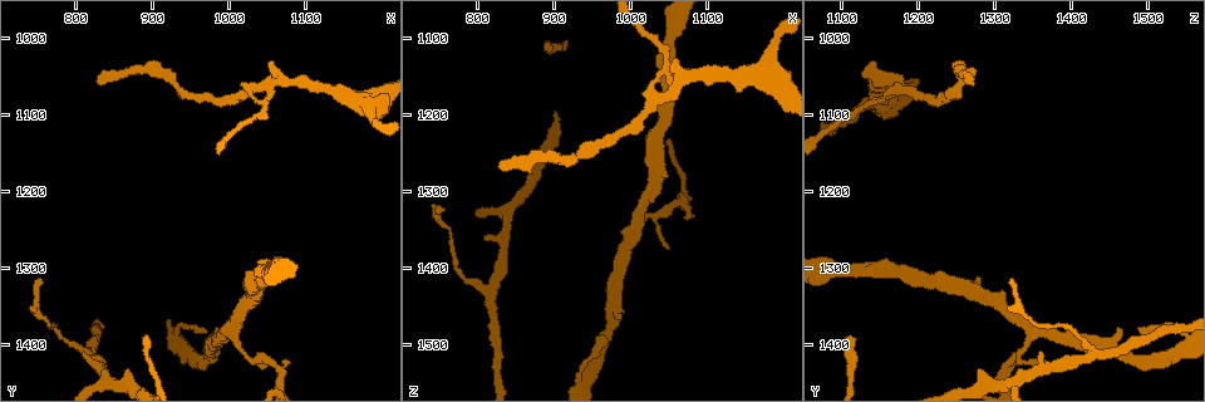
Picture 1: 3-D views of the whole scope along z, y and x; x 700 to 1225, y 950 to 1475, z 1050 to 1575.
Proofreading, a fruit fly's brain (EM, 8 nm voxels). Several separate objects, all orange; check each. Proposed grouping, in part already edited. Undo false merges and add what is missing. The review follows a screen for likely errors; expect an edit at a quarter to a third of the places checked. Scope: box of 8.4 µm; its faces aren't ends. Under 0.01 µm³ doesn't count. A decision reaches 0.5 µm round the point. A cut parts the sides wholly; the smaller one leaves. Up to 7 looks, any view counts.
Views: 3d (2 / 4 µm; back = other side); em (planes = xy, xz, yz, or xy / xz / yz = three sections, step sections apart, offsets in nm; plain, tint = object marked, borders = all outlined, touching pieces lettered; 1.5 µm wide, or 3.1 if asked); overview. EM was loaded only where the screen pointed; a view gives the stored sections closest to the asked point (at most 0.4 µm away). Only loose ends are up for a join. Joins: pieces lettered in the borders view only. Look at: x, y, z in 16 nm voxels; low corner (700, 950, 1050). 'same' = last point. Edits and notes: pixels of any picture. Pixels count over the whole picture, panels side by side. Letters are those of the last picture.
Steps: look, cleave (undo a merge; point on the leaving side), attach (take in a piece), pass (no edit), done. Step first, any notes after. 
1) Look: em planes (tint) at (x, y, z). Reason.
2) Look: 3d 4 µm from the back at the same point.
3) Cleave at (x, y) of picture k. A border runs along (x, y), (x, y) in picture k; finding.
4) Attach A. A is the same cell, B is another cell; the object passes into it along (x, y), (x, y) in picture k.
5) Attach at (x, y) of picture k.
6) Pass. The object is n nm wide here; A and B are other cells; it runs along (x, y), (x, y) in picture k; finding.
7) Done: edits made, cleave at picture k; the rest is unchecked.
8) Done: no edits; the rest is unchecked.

Look: 3d 2 µm at (1050, 1060, 1175). Four or more arms meet.

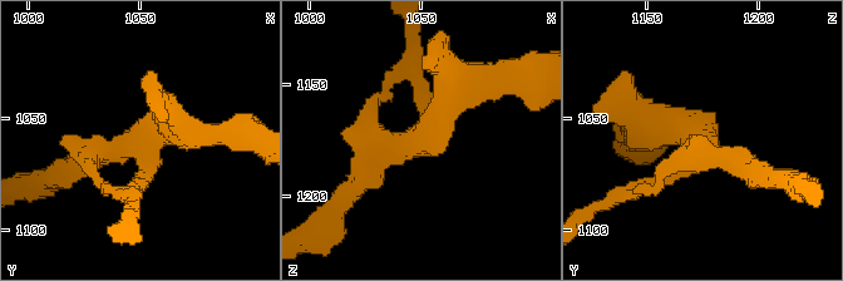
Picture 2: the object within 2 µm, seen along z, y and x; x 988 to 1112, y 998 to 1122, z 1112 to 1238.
Look: em planes (borders) at (1050, 1063, 1175). 4 arms meet here; need the tissue.

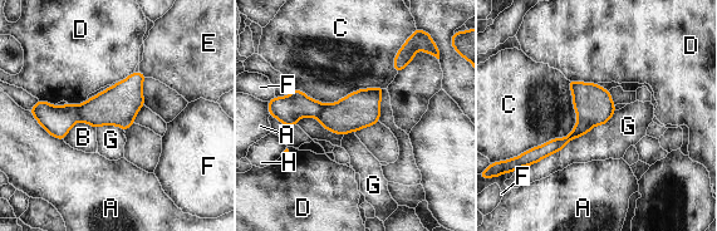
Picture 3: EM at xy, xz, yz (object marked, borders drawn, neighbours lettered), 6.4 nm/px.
Cleave at (57, 121) of picture 3. The object is 240 nm wide here; A, B, C, D, E, F, G and H are other cells; two neurons meet here.

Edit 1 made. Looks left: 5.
Look: overview.

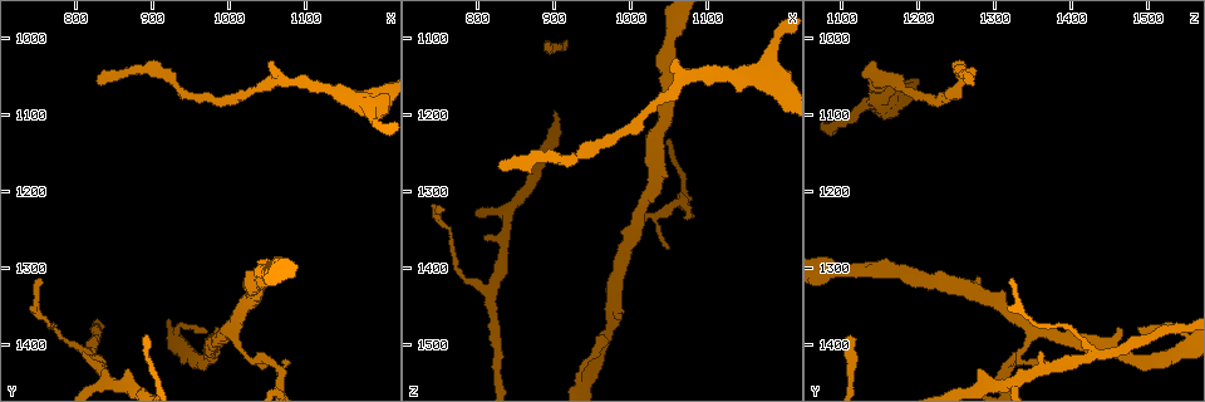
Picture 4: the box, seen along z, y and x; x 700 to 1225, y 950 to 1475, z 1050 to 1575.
Look: 3d 2 µm at (825, 1060, 1265). An open end.

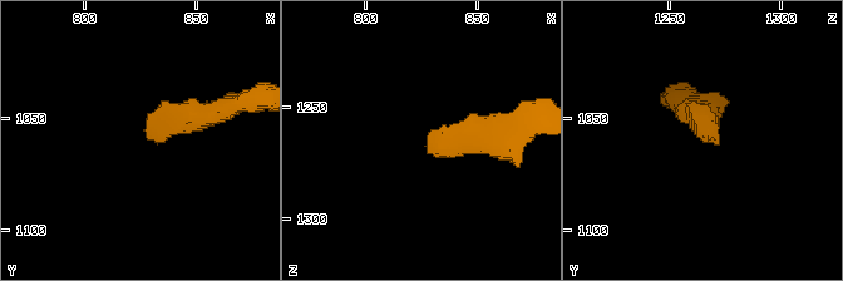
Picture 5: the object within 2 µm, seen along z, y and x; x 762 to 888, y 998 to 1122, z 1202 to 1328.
Look: em xy step 4 (tint) at (829, 1059, 1267). Shape alone is not enough.

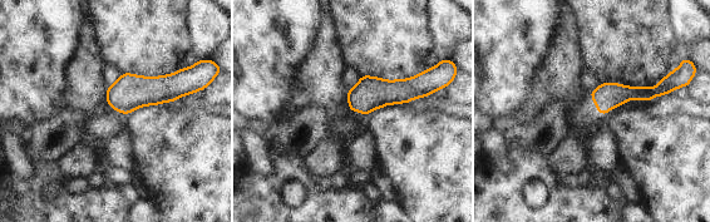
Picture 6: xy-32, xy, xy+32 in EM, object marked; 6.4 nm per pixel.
Look: em planes (borders) at the same point. Another direction.

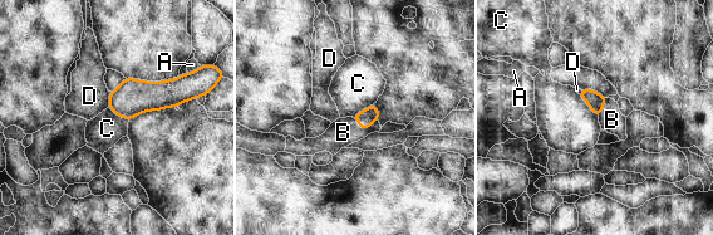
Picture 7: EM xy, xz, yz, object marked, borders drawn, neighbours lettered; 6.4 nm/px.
Attach B. B is the same cell, A, C and D are other cells; the object passes into it along (367, 117), (363, 130), (343, 132) in picture 7; the neuron continues.

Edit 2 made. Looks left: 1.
Look: em planes (borders) at (970, 1380, 1500). Tapers out.

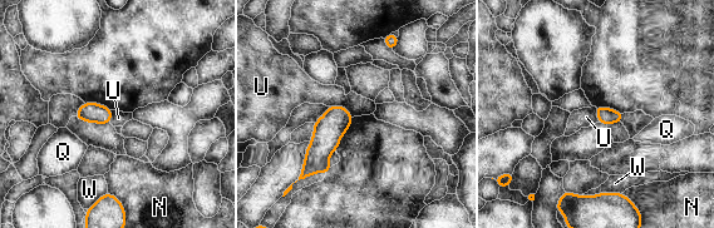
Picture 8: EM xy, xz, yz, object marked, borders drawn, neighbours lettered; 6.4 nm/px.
Pass. N, Q, U and W are other cells; a border runs along (330, 105), (343, 105), (353, 117) in picture 8; no lettered piece goes on from it.

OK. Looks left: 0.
Done: edits made, cleave at picture 3, attach at picture 7; the rest is unchecked.

